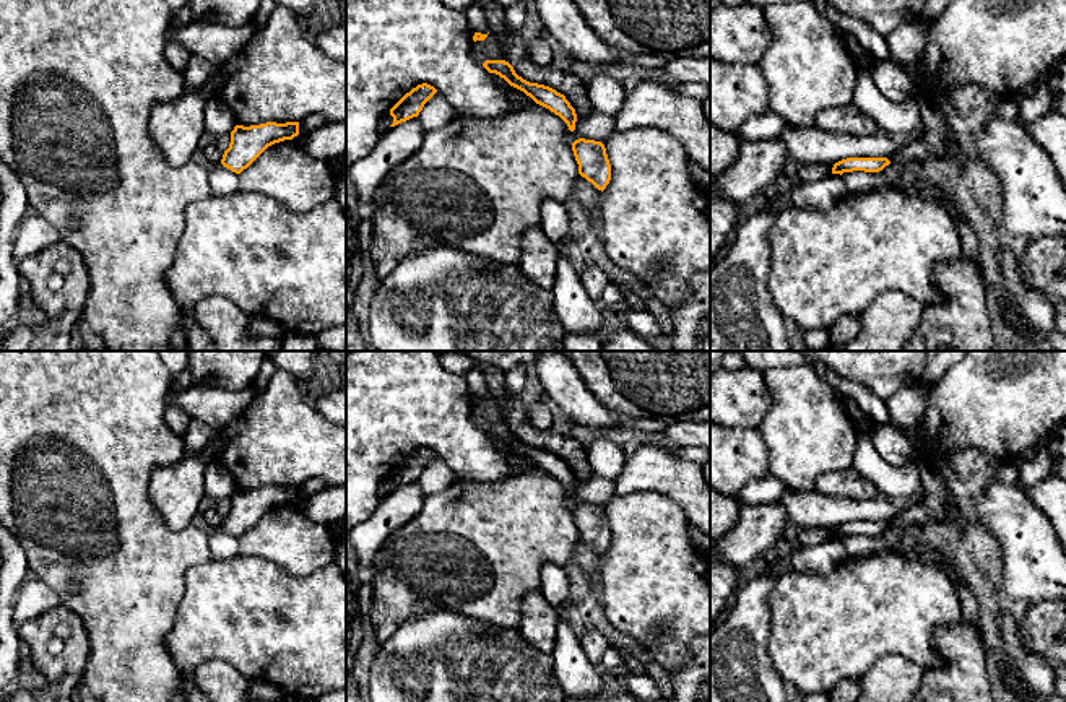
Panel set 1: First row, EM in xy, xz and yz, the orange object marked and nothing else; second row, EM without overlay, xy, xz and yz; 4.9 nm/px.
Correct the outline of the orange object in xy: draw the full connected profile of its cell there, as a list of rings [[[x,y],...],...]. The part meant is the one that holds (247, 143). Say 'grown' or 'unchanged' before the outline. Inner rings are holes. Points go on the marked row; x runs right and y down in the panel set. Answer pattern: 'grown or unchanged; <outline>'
unchanged; [[[266,122],[260,125],[236,125],[231,132],[229,148],[221,164],[236,174],[247,169],[268,146],[292,140],[299,135],[299,122]]]

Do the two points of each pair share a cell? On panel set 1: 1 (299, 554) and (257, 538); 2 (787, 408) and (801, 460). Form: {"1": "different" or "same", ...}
{"1": "same", "2": "same"}

